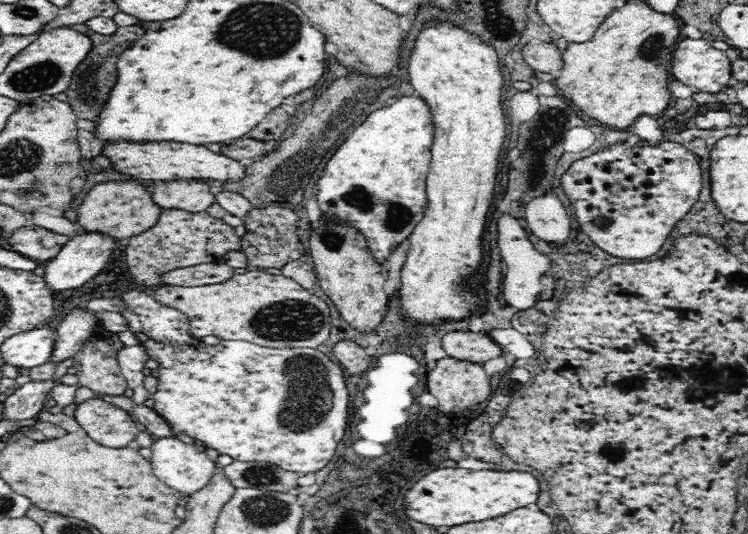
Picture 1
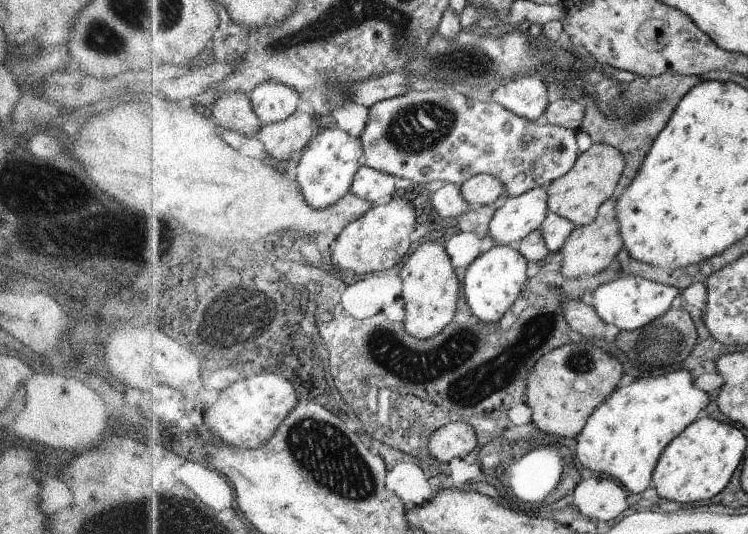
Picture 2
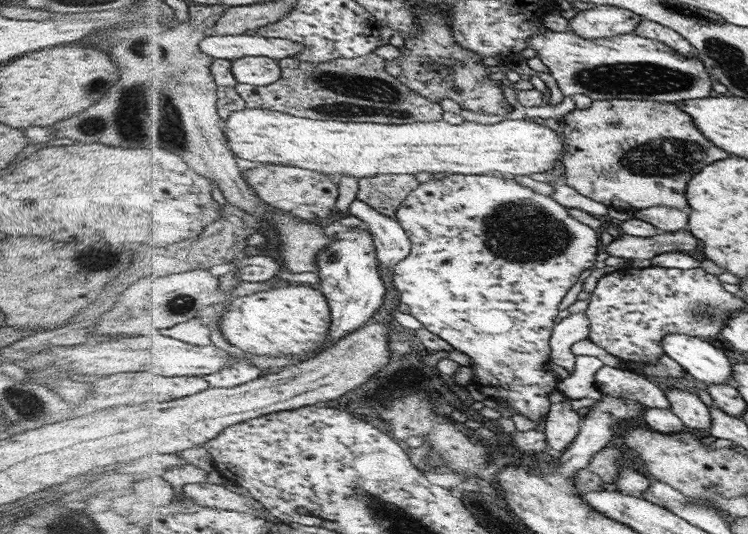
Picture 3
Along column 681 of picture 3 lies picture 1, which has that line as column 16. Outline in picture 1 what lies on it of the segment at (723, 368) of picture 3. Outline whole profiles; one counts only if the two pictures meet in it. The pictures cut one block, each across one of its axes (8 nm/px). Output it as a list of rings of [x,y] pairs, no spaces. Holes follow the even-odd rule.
[[[44,324],[7,338],[1,344],[1,356],[6,364],[26,372],[33,366],[50,361],[56,342],[57,331]]]

